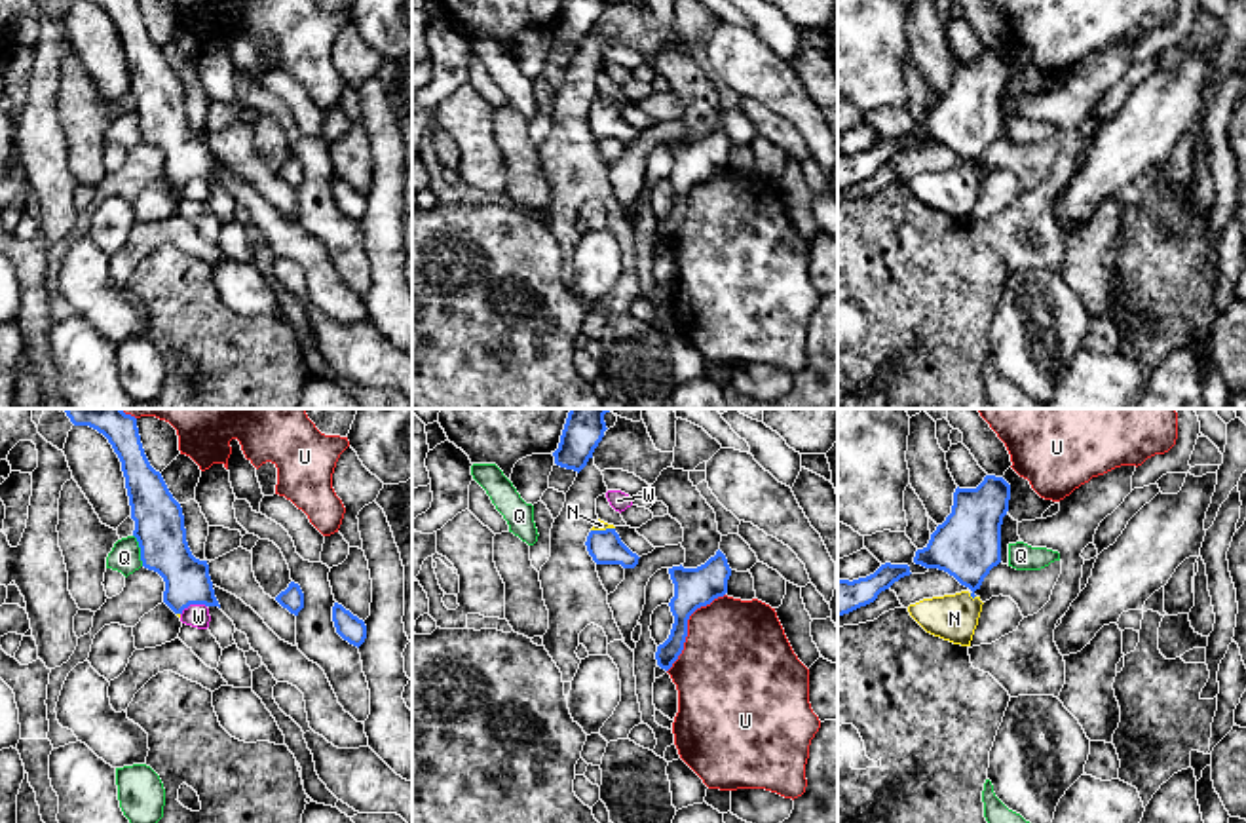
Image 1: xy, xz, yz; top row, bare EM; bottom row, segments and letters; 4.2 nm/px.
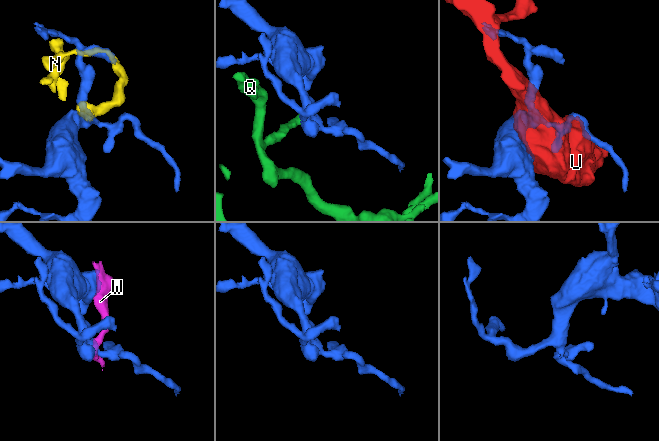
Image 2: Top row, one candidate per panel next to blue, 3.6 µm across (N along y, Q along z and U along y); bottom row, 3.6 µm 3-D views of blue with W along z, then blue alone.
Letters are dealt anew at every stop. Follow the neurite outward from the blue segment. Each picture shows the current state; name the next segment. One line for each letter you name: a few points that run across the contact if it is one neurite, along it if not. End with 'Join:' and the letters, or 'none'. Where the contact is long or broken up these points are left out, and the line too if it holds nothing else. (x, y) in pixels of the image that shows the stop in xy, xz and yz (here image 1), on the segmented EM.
N: line yz (967, 544), (973, 597), (954, 618)
Join: N

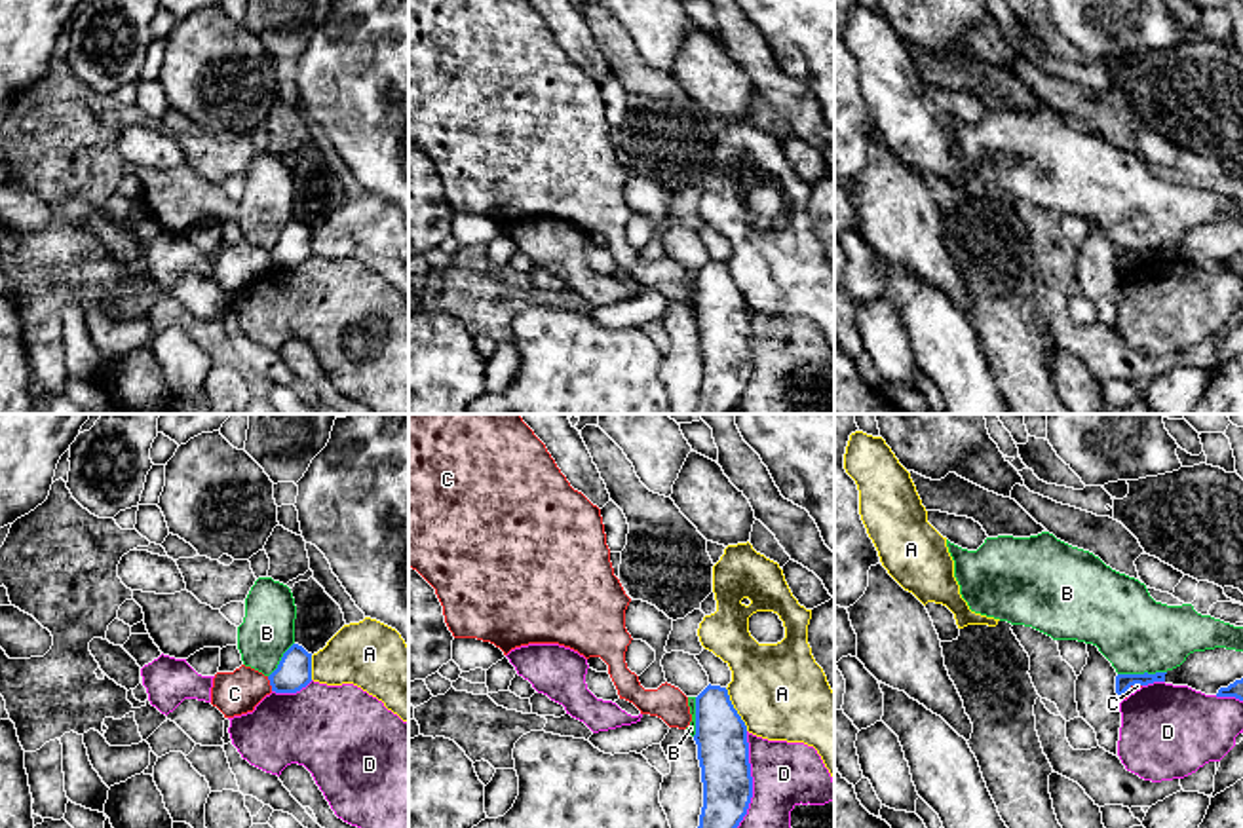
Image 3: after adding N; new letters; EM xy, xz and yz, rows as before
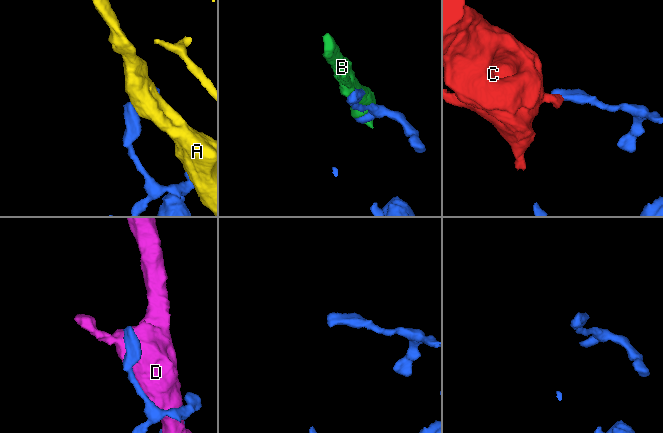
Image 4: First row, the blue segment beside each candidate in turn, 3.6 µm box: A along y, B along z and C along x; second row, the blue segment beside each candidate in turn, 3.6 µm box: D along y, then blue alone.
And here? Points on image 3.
Join: none

